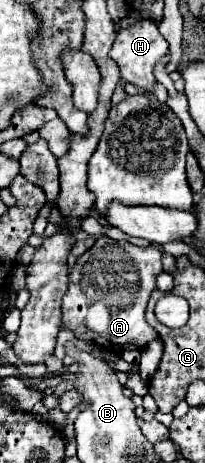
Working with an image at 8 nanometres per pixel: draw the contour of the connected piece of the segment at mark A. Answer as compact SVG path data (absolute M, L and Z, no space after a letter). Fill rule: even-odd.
M99 236L97 242L77 258L77 264L69 272L61 328L71 330L77 338L93 342L113 354L117 354L117 348L145 348L157 338L157 332L143 320L143 316L149 296L155 290L155 278L161 270L161 252L157 248L141 248L127 240Z

